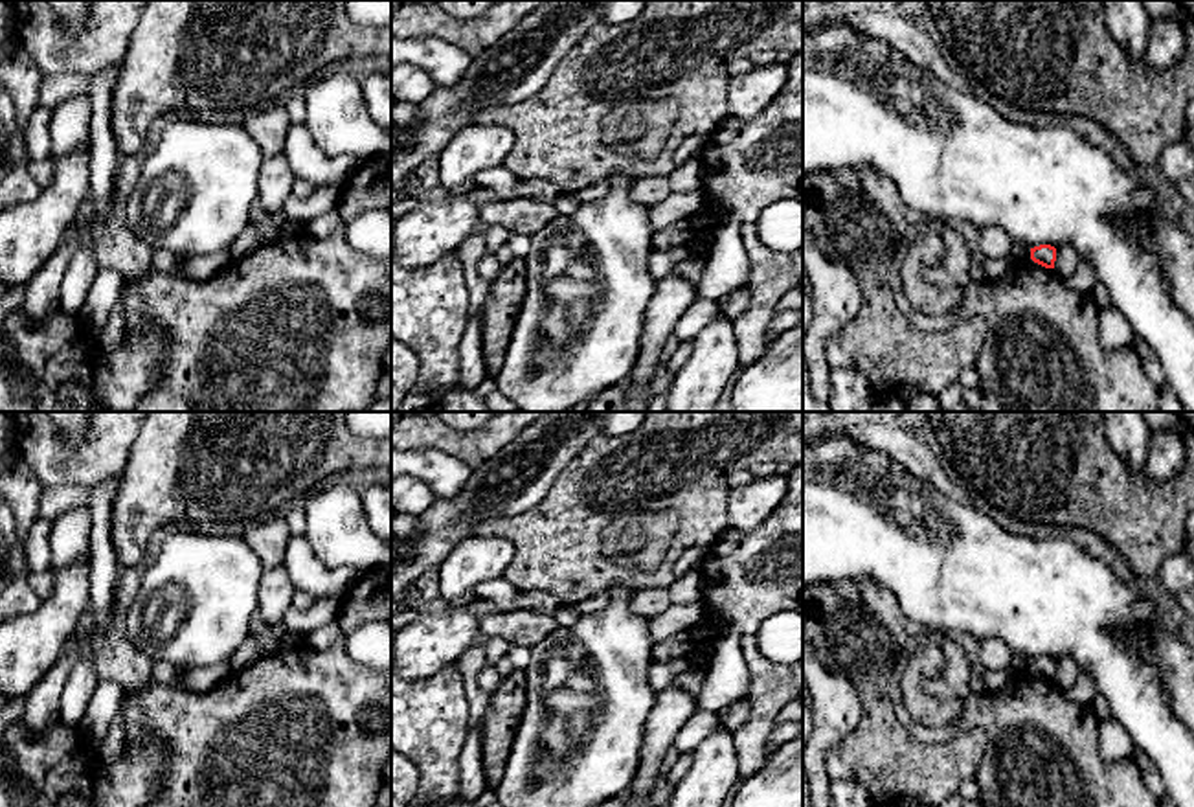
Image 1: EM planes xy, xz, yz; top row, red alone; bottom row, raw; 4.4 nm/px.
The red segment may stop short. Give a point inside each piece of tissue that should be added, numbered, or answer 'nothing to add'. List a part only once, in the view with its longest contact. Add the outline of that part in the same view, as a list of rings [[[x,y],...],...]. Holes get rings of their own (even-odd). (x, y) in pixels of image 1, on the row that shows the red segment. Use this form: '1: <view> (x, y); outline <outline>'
nothing to add

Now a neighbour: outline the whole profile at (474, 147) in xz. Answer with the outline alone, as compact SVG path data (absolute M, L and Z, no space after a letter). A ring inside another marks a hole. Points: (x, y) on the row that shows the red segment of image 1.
M481 123L463 127L437 156L439 184L456 189L479 171L503 164L514 142L511 127Z

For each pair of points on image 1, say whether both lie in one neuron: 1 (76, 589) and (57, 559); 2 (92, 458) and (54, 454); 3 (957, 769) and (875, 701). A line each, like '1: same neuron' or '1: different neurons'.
1: different neurons
2: same neuron
3: same neuron

